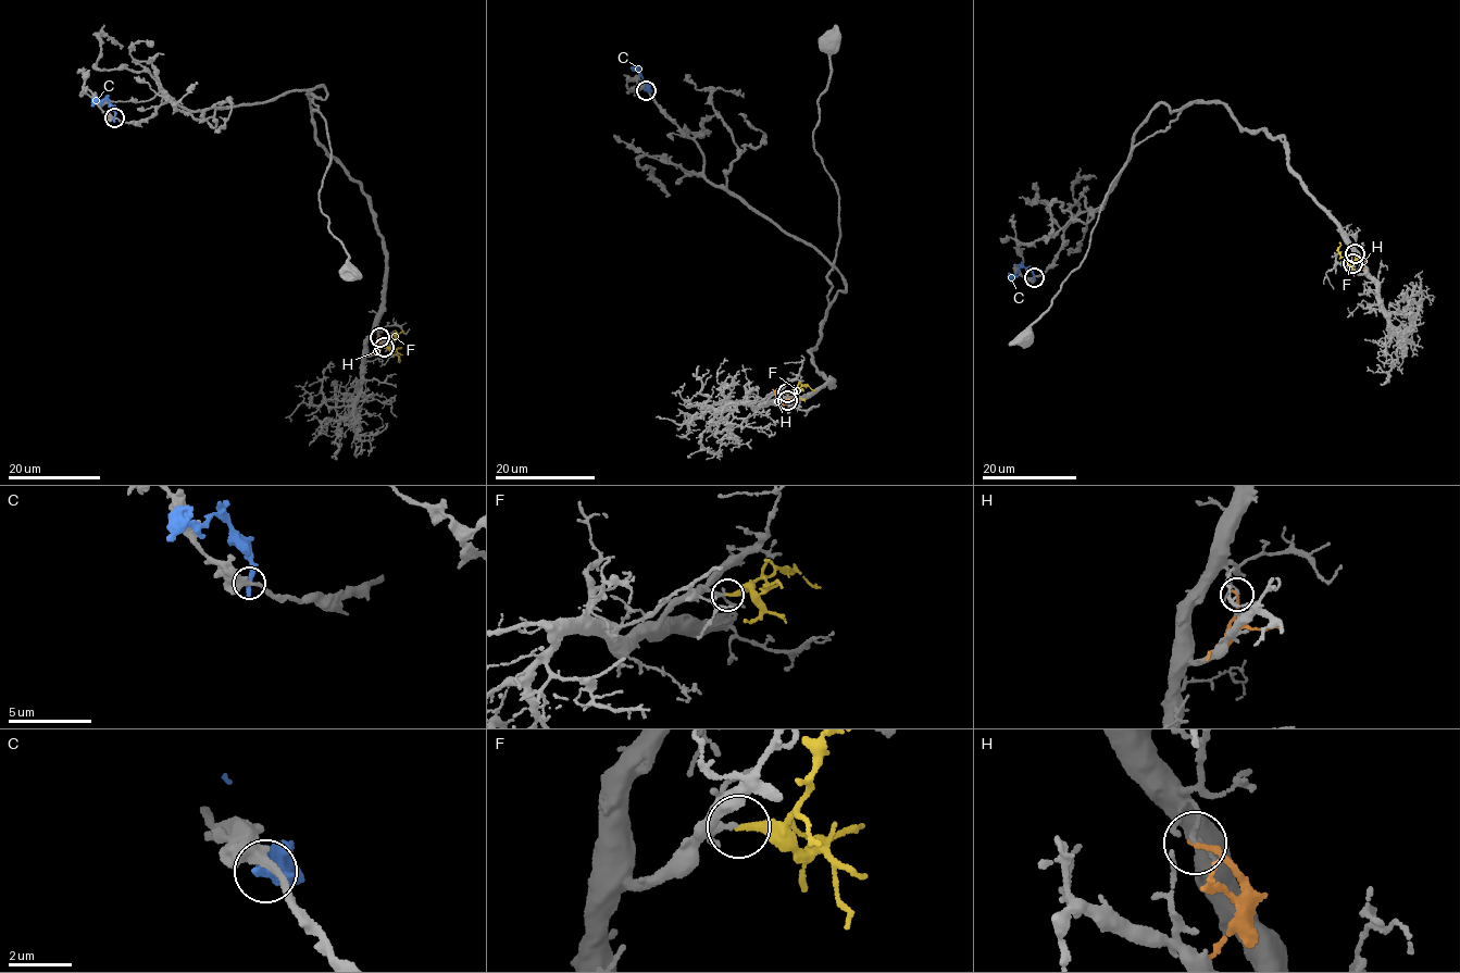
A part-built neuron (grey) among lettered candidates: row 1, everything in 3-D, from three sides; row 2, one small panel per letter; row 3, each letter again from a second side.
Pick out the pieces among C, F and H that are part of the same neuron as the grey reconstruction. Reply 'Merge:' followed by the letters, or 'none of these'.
Merge: F

